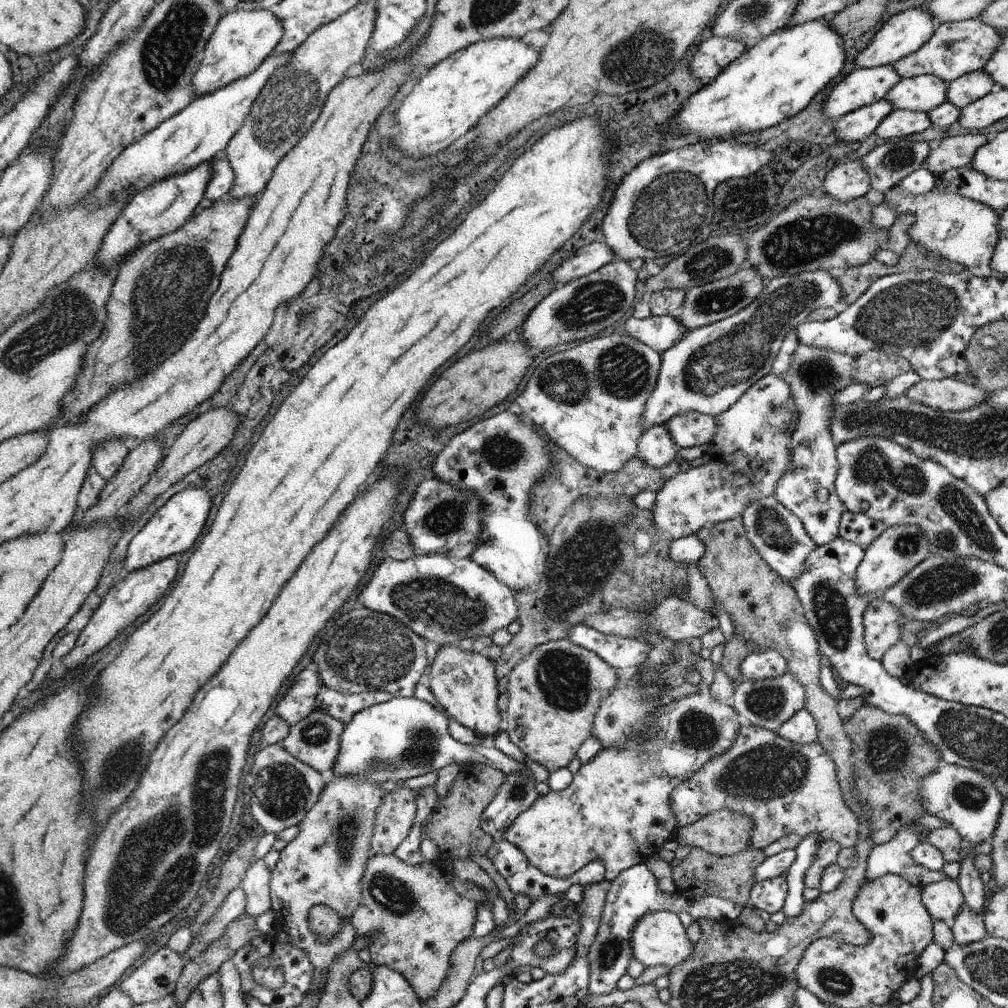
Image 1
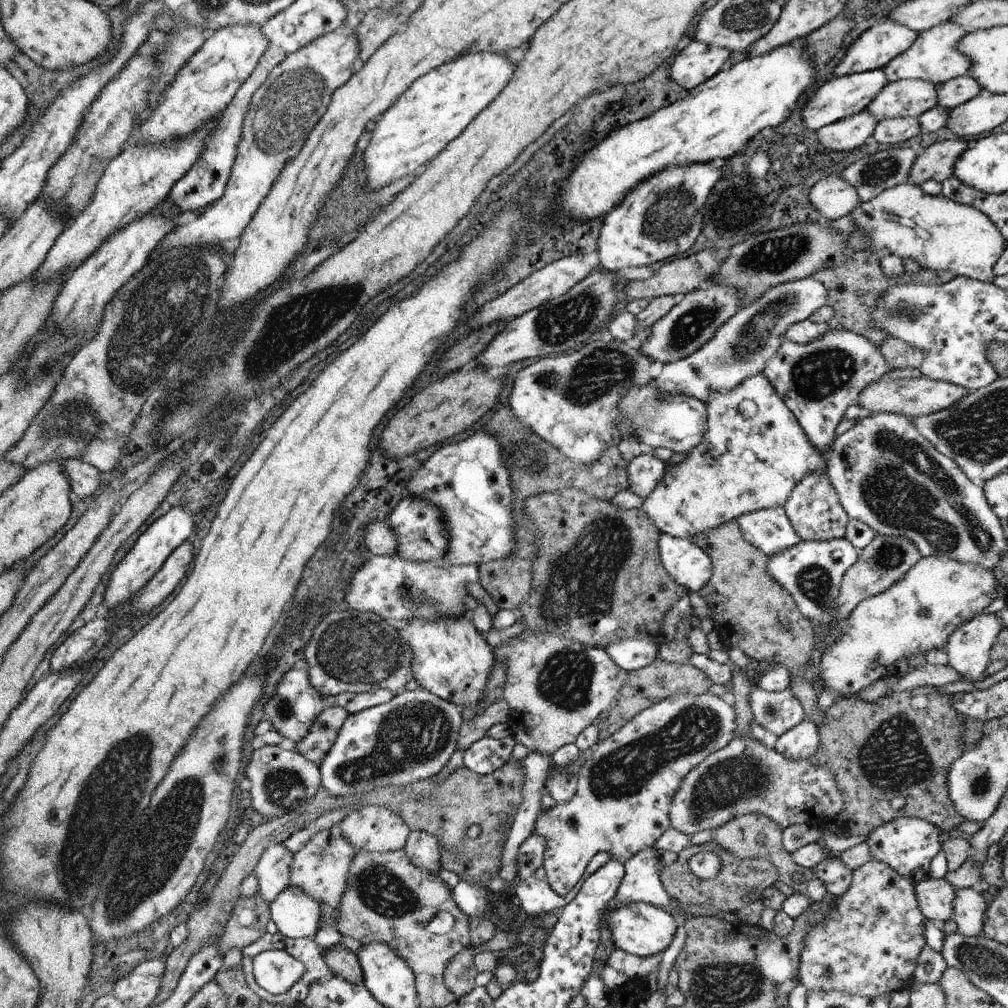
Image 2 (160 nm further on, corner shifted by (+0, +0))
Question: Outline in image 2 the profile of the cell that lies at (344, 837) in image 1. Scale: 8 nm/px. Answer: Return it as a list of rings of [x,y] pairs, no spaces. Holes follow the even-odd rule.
[[[340,823],[334,824],[329,829],[321,830],[292,856],[291,878],[288,886],[300,888],[302,894],[314,898],[320,904],[319,929],[326,925],[332,925],[339,919],[338,913],[351,877],[352,858],[356,856],[357,849],[342,834],[340,825]]]

